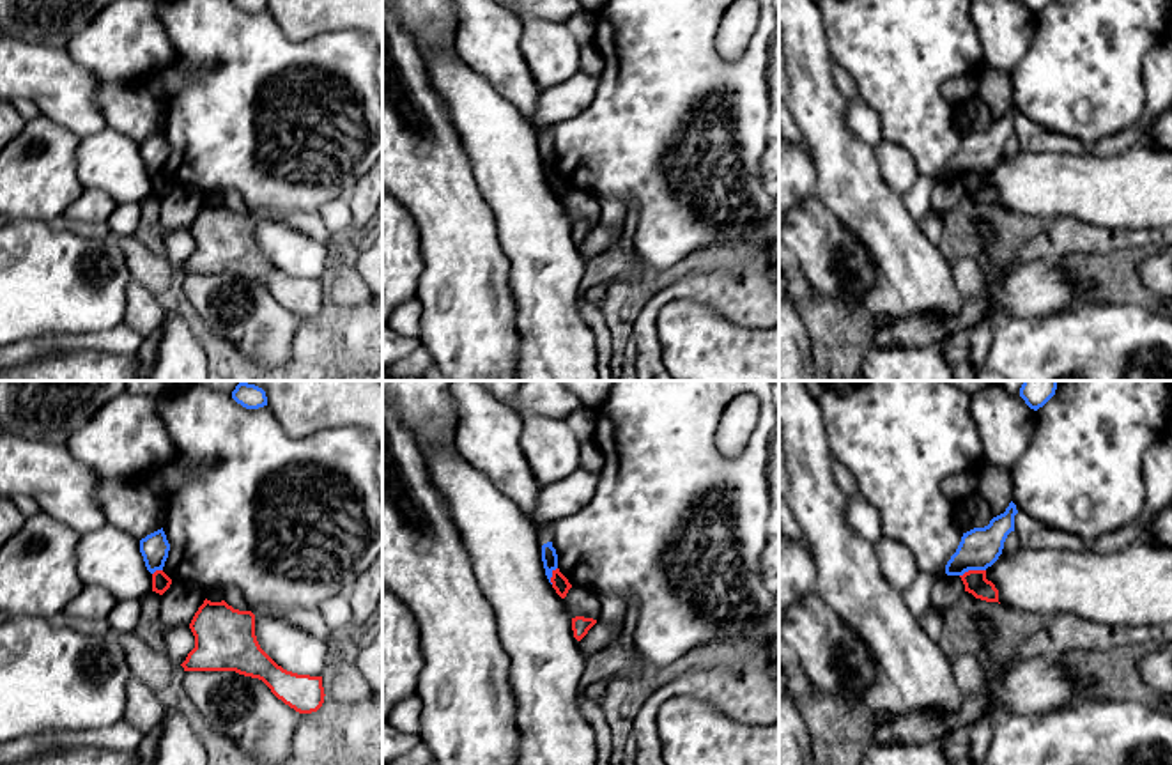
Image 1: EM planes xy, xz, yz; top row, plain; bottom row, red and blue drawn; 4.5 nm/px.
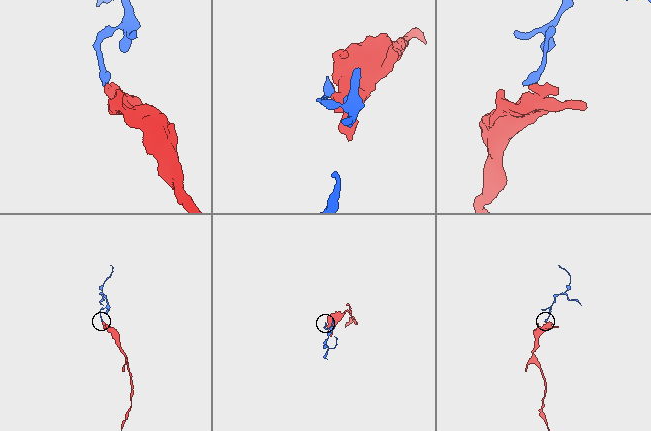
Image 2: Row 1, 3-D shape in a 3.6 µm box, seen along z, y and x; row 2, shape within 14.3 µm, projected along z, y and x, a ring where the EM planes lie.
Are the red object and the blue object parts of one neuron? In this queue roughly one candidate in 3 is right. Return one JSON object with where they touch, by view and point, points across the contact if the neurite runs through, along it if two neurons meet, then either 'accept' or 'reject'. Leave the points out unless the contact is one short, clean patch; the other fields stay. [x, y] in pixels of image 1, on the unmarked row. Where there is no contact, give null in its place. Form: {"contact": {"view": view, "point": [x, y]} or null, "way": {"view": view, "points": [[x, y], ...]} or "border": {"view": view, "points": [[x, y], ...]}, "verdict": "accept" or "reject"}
{"contact": {"view": "yz", "point": [972, 174]}, "border": {"view": "yz", "points": [[985, 172], [969, 172], [960, 179]]}, "verdict": "reject"}

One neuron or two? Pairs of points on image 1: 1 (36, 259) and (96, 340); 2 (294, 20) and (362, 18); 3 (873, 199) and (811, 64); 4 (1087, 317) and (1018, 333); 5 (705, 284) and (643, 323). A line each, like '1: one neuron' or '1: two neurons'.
1: two neurons
2: one neuron
3: one neuron
4: one neuron
5: one neuron

